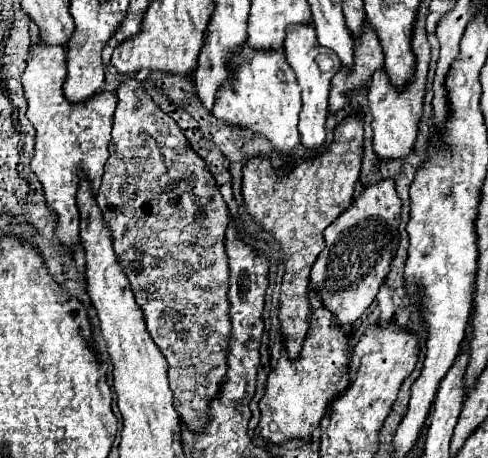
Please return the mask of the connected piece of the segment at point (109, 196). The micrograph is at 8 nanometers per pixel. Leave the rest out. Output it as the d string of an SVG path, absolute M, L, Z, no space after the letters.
M134 74L122 76L116 88L118 106L110 140L110 158L104 168L102 186L96 194L98 206L114 238L114 250L124 268L138 306L144 310L148 332L170 364L168 380L174 392L174 408L190 430L202 430L210 422L210 400L226 376L230 340L228 316L228 258L224 232L228 208L222 200L206 164L180 132L178 124L164 114Z

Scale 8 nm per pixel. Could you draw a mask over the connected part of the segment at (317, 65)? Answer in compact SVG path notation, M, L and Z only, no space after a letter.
M292 24L286 28L284 38L284 54L288 64L294 68L298 76L298 84L302 88L302 112L300 112L300 138L302 144L310 150L316 150L326 140L326 114L328 114L328 92L330 92L330 80L332 76L342 68L338 62L338 56L332 50L326 50L324 46L318 46L314 24Z

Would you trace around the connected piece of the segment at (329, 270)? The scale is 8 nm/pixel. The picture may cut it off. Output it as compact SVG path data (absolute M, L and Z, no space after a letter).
M380 180L378 184L366 186L360 190L360 194L354 198L354 202L350 204L350 208L346 208L326 230L324 230L324 240L326 240L326 248L320 252L320 256L316 258L316 264L312 268L312 280L310 286L318 290L318 294L322 296L322 304L326 304L326 308L336 316L338 324L352 324L354 320L358 320L364 310L374 302L380 284L384 282L384 278L390 272L390 262L396 256L396 248L398 248L398 224L400 224L400 206L402 200L396 194L394 182L388 180Z

